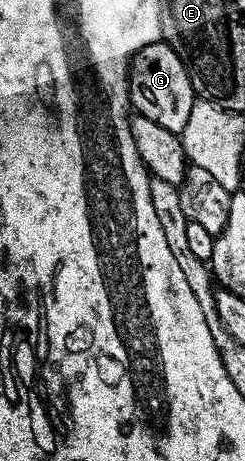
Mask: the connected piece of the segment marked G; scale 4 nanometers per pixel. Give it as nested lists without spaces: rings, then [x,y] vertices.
[[[163,40],[155,44],[147,44],[147,48],[143,48],[133,58],[129,64],[129,96],[128,105],[131,104],[136,113],[141,114],[147,120],[155,120],[155,124],[167,128],[167,132],[181,136],[190,119],[192,106],[195,101],[193,93],[193,85],[187,76],[187,68],[183,64],[183,60],[179,60],[177,53],[172,50]]]

